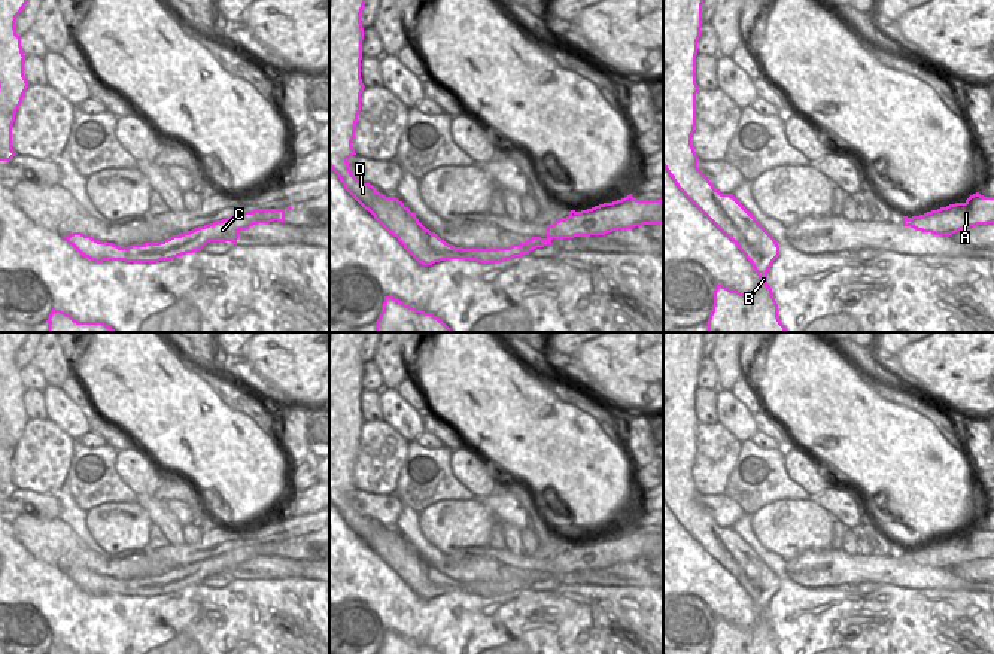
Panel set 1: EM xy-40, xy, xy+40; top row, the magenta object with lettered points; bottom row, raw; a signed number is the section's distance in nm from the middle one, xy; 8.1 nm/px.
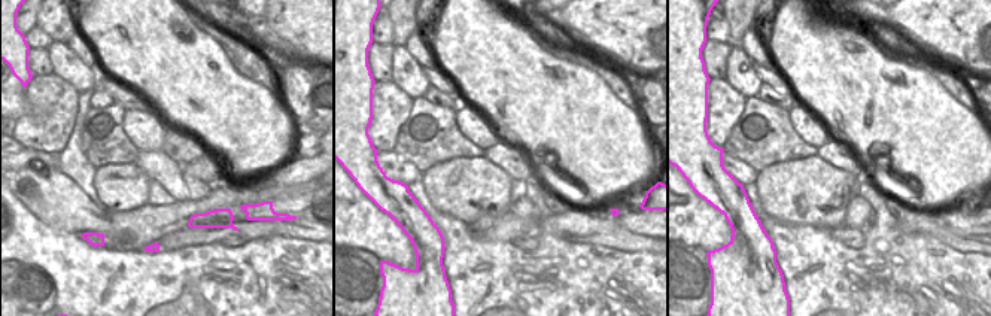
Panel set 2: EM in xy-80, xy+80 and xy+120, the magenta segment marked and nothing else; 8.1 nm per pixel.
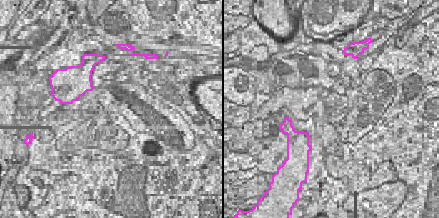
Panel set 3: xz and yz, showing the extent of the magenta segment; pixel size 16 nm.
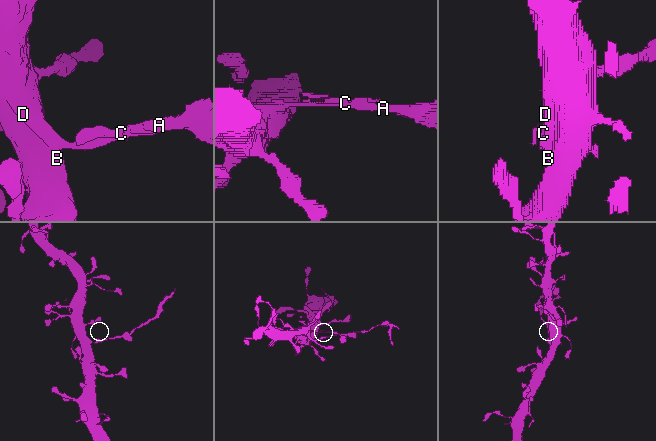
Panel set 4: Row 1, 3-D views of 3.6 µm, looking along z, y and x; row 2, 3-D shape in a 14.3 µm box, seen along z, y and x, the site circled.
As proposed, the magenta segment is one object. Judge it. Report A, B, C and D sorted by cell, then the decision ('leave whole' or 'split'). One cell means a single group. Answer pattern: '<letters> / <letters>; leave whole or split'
A C / B D; split

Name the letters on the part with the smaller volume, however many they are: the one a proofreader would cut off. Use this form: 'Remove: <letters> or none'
Remove: A, C

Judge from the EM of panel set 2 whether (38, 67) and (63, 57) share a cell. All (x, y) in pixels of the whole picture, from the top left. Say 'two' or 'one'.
two

